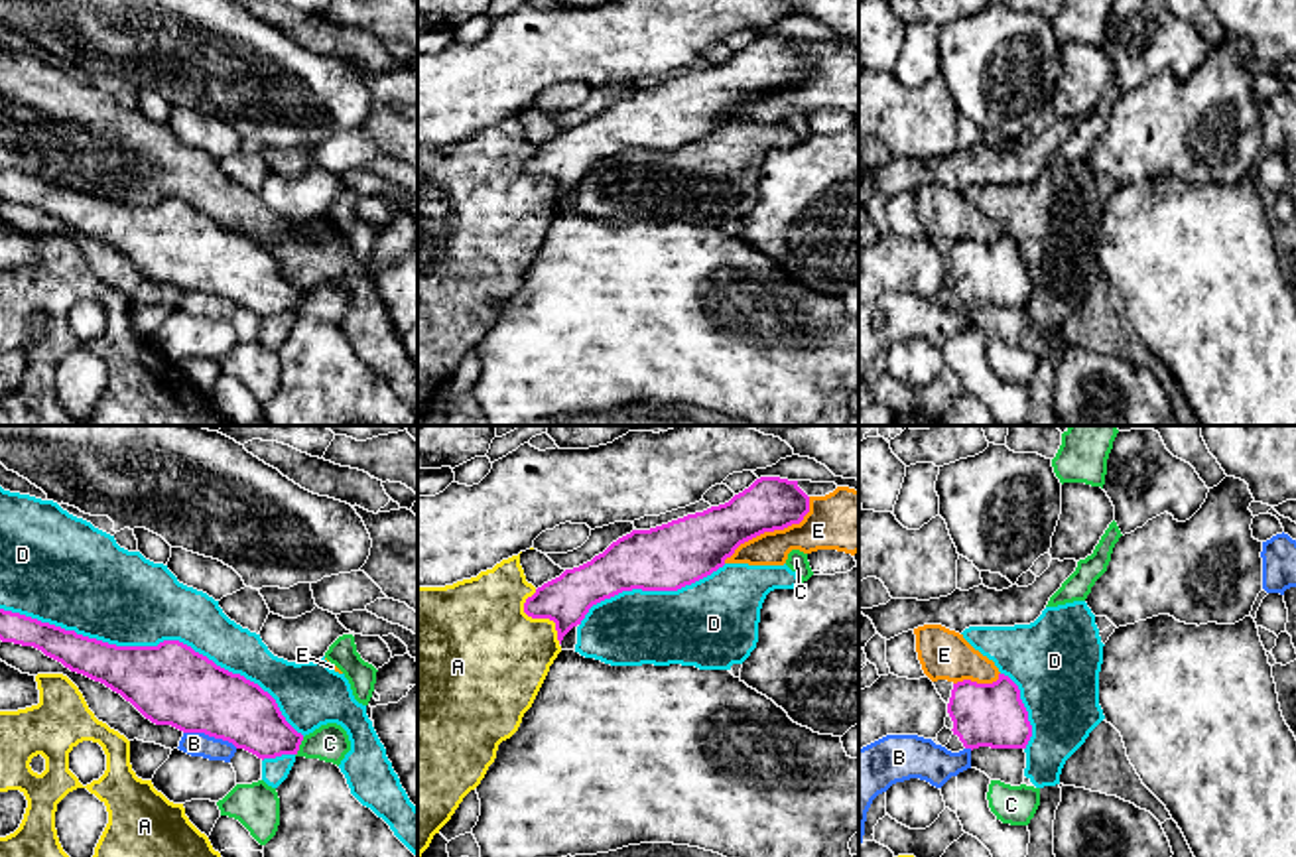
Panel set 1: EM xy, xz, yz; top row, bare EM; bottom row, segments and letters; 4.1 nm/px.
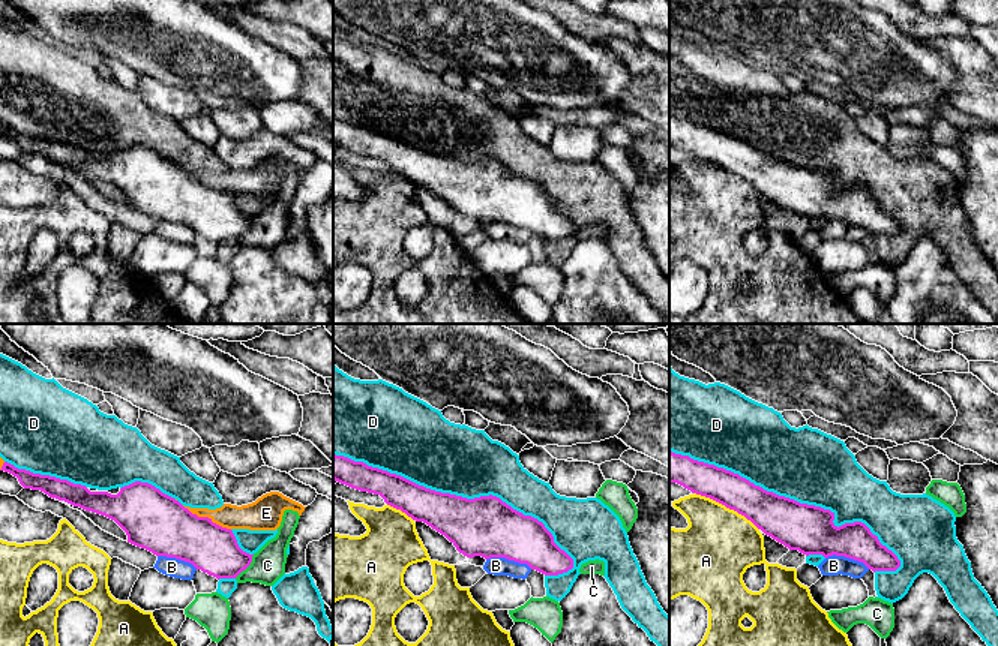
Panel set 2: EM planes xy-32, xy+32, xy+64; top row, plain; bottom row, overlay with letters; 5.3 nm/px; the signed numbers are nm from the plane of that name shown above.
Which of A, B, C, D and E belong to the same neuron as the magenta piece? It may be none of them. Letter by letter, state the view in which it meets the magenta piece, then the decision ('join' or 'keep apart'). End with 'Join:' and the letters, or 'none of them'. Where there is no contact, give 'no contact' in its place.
A: xz | keep apart
B: xy | keep apart
C: xy | keep apart
D: xy | keep apart
E: xz | keep apart
Join: none of them

